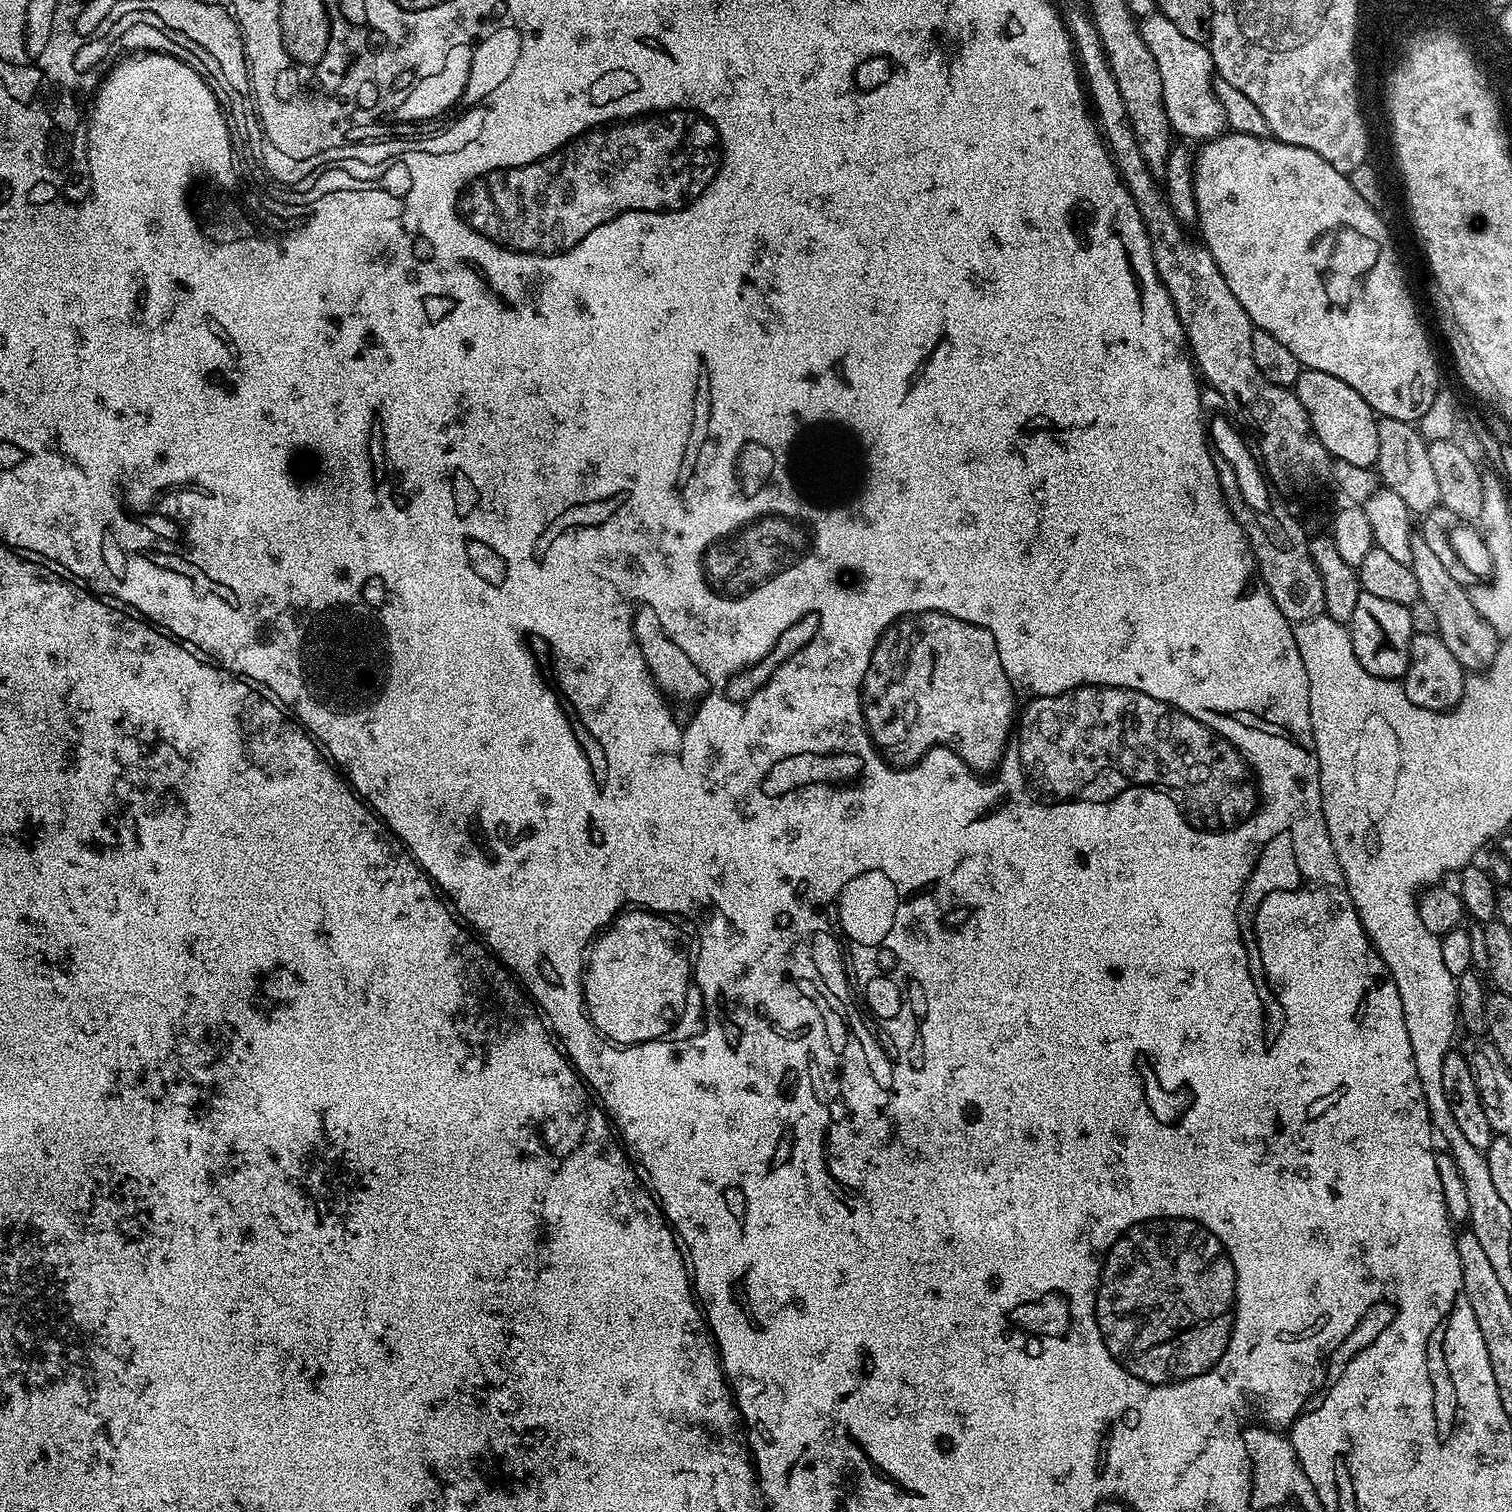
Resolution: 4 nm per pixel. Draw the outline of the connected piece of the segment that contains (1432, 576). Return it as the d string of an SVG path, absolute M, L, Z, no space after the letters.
M1412 535L1410 554L1412 555L1412 573L1414 578L1418 578L1420 600L1430 606L1435 615L1436 635L1442 638L1442 642L1446 642L1450 654L1454 654L1454 658L1458 658L1458 662L1466 670L1487 668L1496 657L1498 637L1495 630L1490 626L1490 622L1486 622L1478 614L1478 610L1474 610L1469 589L1457 580L1455 571L1451 567L1447 568L1444 565L1444 556L1439 552L1430 550L1430 546L1426 546L1424 536Z

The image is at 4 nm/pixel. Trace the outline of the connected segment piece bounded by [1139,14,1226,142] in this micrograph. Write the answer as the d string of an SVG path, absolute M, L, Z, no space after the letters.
M1159 14L1143 17L1139 26L1142 42L1150 46L1150 54L1154 54L1154 62L1158 62L1158 74L1162 74L1162 102L1173 133L1188 142L1213 140L1221 135L1226 128L1225 114L1216 97L1212 53L1208 45L1186 38L1174 22Z

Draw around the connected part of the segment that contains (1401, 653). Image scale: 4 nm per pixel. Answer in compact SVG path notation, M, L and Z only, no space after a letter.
M1361 591L1354 606L1354 618L1350 625L1352 645L1362 670L1374 674L1374 678L1403 681L1410 666L1410 642L1413 638L1409 605L1390 602L1374 594Z

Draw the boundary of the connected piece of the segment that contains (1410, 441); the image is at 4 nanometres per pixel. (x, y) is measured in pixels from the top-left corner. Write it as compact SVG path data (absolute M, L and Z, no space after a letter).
M1394 418L1377 419L1378 458L1375 467L1383 487L1394 490L1402 502L1406 502L1409 512L1423 514L1440 504L1438 481L1434 479L1434 469L1430 467L1430 454L1419 427L1407 420Z

